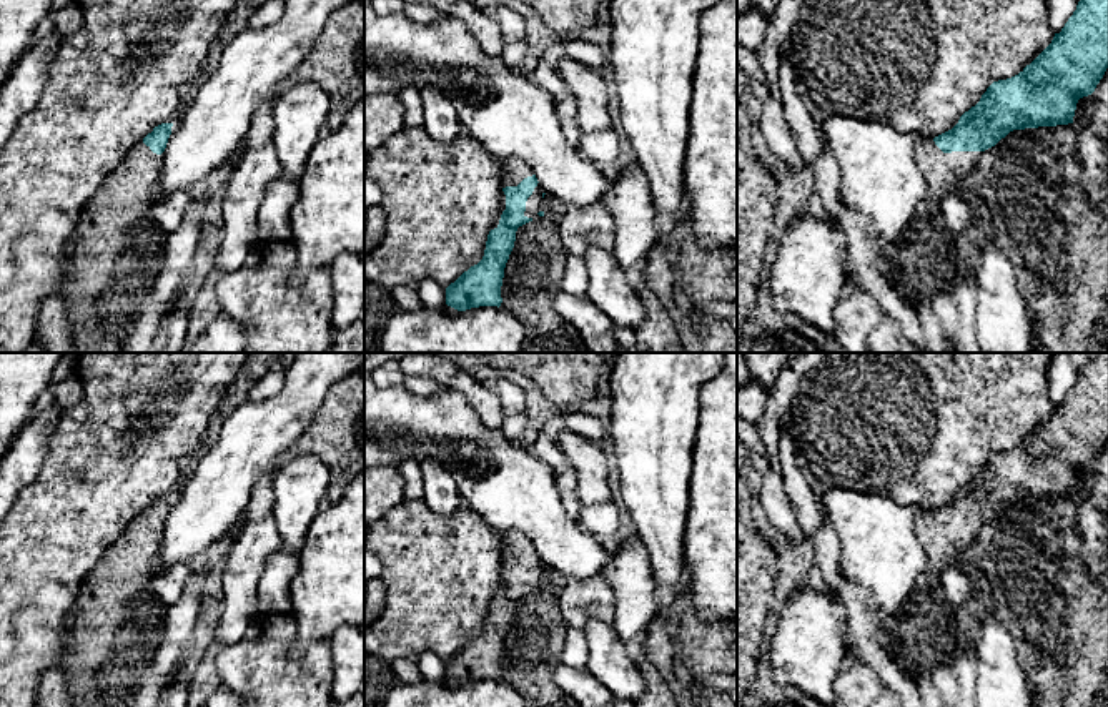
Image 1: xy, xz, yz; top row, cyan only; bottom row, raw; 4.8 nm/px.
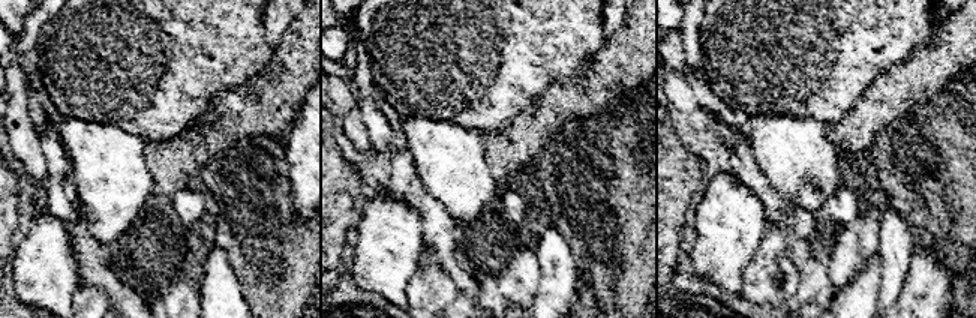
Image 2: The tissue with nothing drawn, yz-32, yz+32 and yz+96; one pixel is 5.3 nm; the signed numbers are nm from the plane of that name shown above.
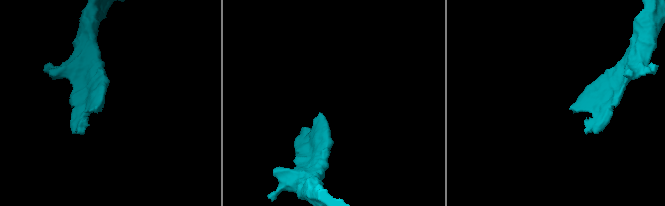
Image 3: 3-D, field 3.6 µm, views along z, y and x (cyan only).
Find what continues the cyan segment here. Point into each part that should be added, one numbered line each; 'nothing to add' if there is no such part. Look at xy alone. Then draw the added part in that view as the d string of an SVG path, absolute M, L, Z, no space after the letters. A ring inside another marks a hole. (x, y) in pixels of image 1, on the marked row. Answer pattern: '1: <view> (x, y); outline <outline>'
1: xy (113, 257); outline M143 141L130 150L123 161L105 178L98 191L83 206L65 255L65 278L60 296L68 303L68 323L77 353L123 353L126 338L143 298L151 291L161 266L166 233L153 215L158 198L160 158Z

